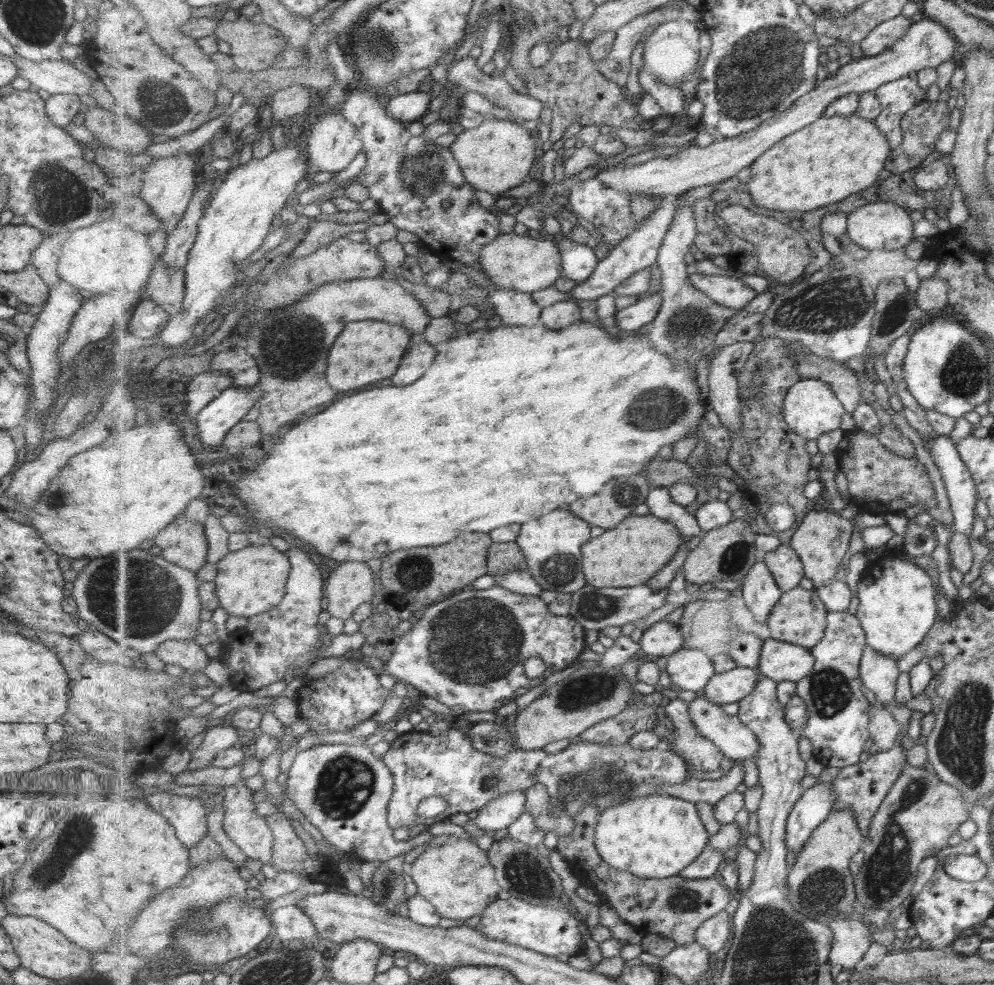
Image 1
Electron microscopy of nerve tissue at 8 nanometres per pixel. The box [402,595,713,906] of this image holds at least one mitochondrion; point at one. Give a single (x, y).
(603, 779)

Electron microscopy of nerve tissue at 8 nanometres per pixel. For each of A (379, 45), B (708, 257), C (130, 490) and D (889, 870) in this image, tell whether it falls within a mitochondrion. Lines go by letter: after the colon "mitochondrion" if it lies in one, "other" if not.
A: mitochondrion
B: other
C: other
D: mitochondrion

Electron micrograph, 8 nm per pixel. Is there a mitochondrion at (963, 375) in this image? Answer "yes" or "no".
yes

